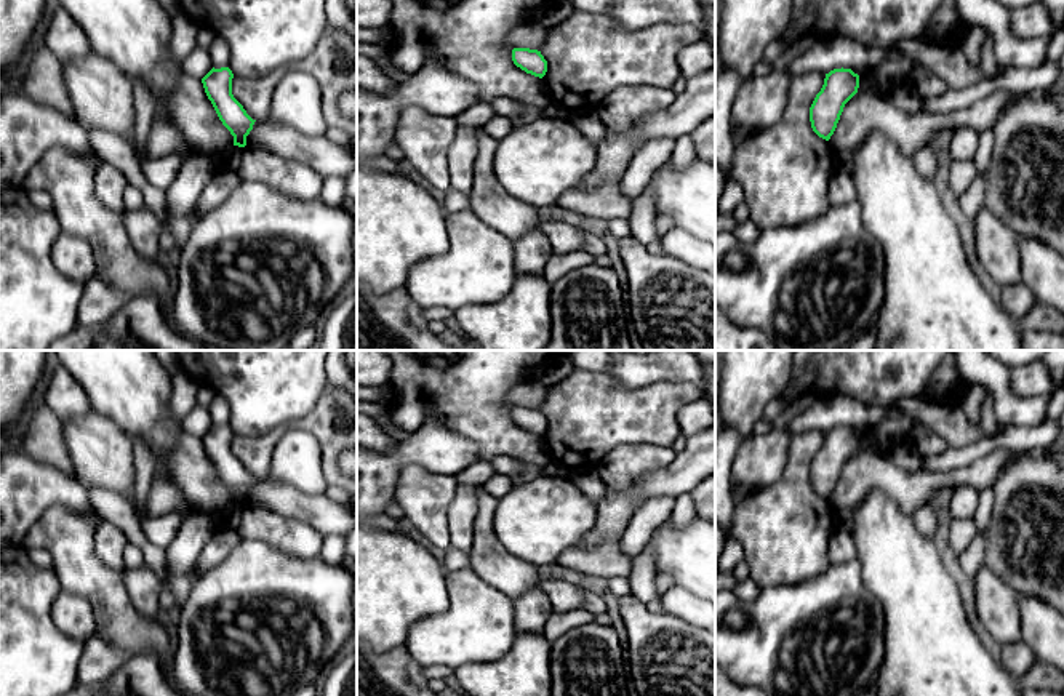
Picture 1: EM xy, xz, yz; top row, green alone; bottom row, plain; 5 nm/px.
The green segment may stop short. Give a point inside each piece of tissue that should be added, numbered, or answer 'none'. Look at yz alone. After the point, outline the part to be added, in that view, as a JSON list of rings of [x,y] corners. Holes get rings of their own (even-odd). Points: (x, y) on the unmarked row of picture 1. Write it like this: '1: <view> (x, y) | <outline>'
none

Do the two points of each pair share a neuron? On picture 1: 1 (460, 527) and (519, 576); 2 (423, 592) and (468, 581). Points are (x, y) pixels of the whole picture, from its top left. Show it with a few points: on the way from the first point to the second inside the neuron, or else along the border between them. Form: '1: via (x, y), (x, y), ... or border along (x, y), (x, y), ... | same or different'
1: border along (477, 501), (474, 541), (469, 554) | different
2: border along (447, 573), (448, 607), (426, 618) | different

